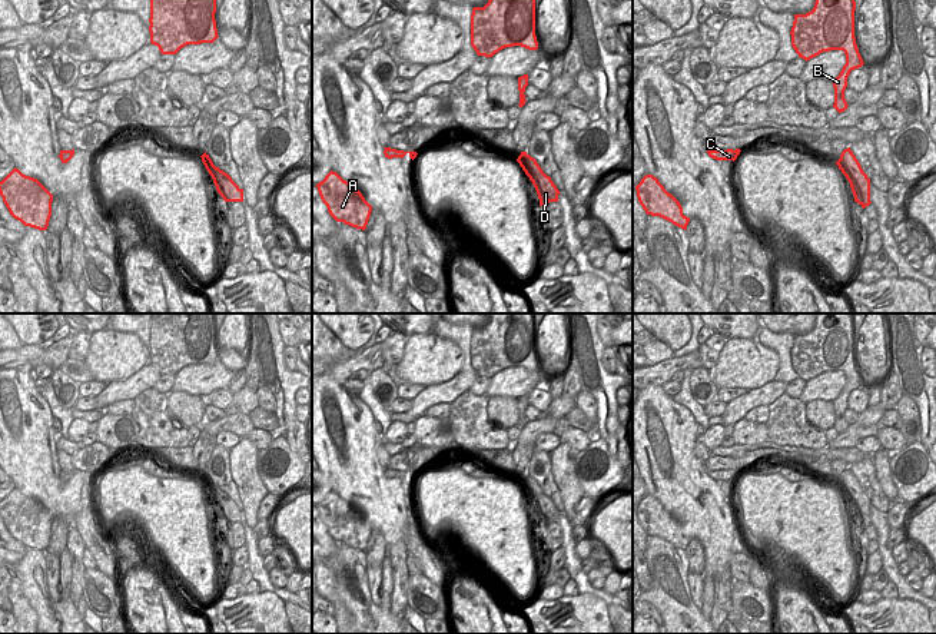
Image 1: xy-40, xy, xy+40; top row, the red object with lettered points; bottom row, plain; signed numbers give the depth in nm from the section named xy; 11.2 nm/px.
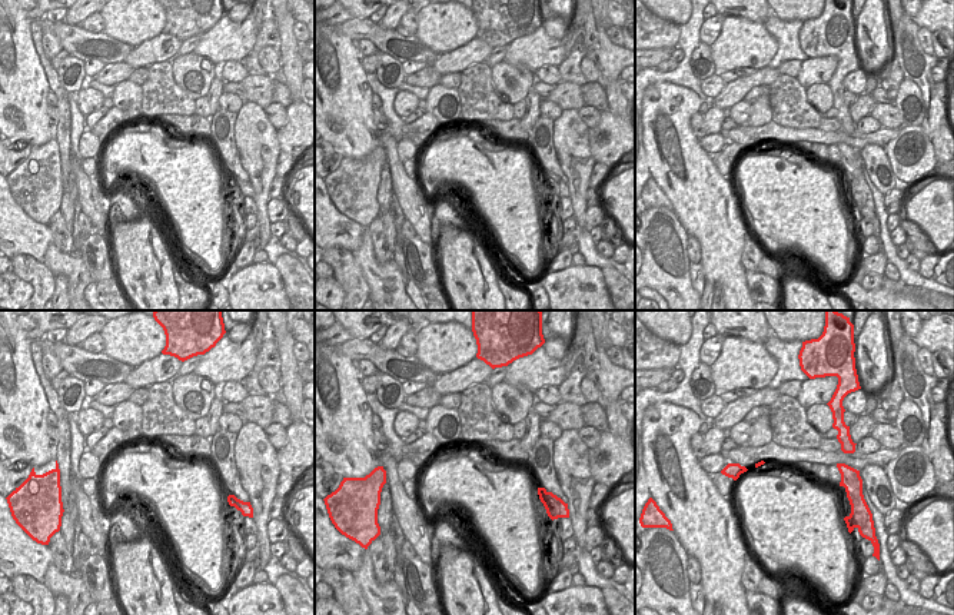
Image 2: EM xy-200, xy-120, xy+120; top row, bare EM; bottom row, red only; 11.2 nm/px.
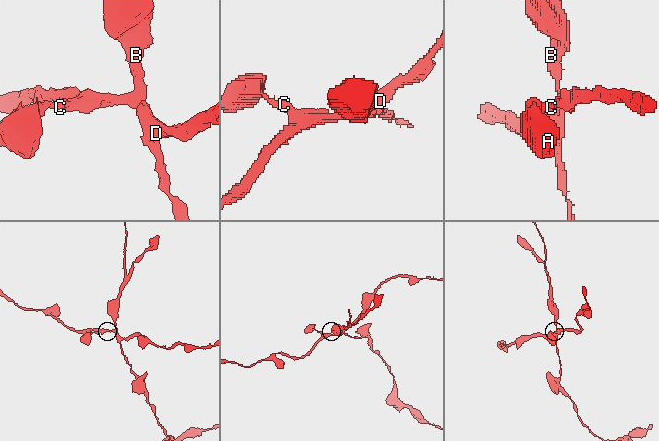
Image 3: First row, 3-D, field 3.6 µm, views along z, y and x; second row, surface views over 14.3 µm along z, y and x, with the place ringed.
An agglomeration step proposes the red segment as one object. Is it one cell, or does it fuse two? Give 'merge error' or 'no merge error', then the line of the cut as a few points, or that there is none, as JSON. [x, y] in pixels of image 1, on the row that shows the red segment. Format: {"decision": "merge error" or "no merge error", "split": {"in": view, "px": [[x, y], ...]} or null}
{"decision": "merge error", "split": {"in": "xy+40", "px": [[850, 179], [859, 183], [863, 198], [869, 203]]}}

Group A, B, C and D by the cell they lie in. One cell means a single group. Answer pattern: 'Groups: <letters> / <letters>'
Groups: A C D / B

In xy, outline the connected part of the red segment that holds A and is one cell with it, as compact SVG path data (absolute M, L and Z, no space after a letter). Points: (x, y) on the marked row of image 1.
M331 170L316 187L329 215L336 222L343 222L362 230L366 229L372 206L349 182Z

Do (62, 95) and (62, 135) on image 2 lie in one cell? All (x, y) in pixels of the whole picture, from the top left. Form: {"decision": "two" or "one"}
{"decision": "one"}

